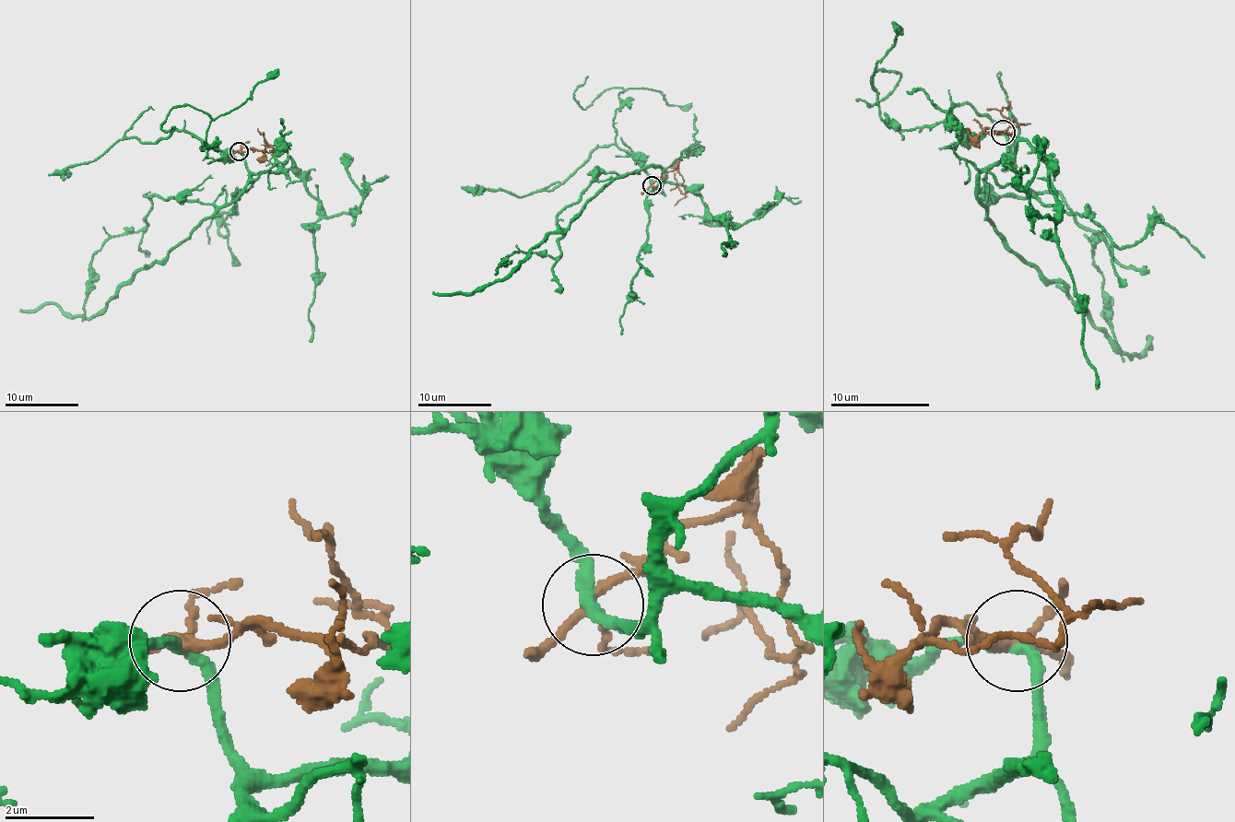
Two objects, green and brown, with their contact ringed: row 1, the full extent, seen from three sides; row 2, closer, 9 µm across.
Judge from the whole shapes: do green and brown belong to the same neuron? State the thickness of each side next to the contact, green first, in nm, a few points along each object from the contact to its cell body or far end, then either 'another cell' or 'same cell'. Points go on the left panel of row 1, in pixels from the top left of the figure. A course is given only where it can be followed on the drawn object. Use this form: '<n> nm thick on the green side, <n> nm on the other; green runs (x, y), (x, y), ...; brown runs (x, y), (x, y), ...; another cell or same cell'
280 nm thick on the green side, 180 nm on the other; green runs (239, 150), (246, 189), (222, 205), (145, 194), (143, 229), (112, 235), (94, 255), (83, 321); brown runs (239, 150), (270, 152), (272, 148), (257, 128); same cell

